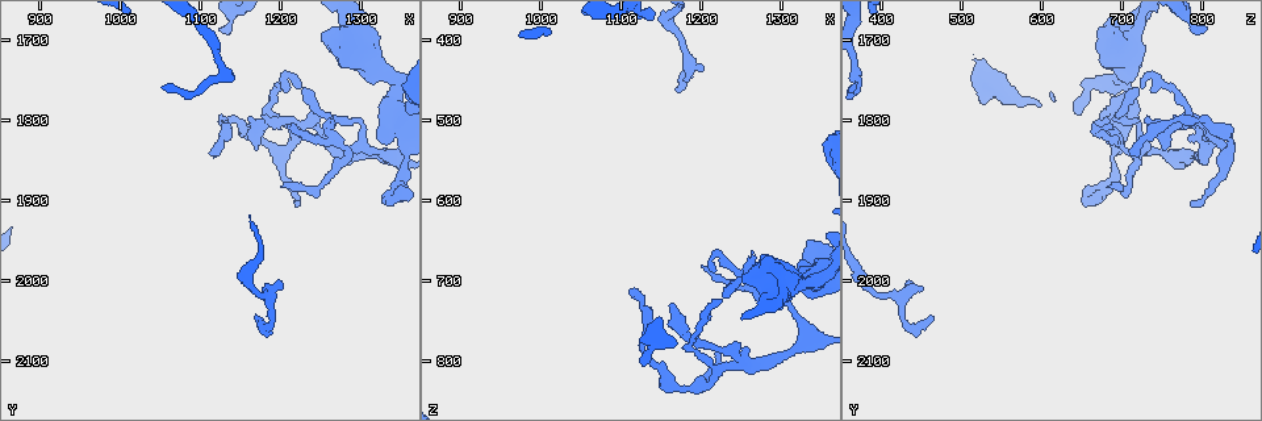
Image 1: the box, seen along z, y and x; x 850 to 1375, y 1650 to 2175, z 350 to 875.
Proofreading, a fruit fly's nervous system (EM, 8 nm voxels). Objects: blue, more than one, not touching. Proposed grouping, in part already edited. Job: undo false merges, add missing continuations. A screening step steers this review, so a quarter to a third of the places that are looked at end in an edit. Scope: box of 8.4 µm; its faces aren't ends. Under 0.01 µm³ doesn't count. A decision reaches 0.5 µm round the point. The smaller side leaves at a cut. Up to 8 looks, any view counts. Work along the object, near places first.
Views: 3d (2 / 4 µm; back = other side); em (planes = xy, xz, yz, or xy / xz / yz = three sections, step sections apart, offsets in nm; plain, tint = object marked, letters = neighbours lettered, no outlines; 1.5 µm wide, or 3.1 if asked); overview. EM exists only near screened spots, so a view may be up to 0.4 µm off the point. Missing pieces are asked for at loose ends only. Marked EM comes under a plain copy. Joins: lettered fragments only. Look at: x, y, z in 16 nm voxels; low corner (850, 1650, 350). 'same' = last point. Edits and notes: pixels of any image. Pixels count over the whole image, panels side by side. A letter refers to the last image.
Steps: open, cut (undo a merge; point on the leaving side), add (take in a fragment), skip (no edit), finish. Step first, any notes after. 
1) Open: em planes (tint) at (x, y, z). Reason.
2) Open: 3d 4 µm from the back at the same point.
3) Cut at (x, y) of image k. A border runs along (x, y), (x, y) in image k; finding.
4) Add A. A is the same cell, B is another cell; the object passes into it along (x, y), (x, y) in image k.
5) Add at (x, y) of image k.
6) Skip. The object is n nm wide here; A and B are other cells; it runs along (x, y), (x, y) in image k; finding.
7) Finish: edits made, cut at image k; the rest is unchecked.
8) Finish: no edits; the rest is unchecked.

Open: em xz step 8 (tint) at (1170, 2055, 465). Tapers out.

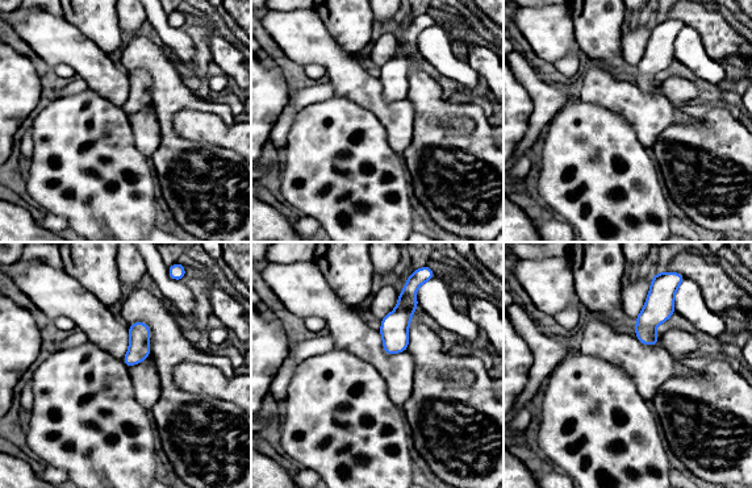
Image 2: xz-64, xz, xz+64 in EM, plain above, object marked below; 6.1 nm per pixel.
Open: em planes (letters) at the same point.

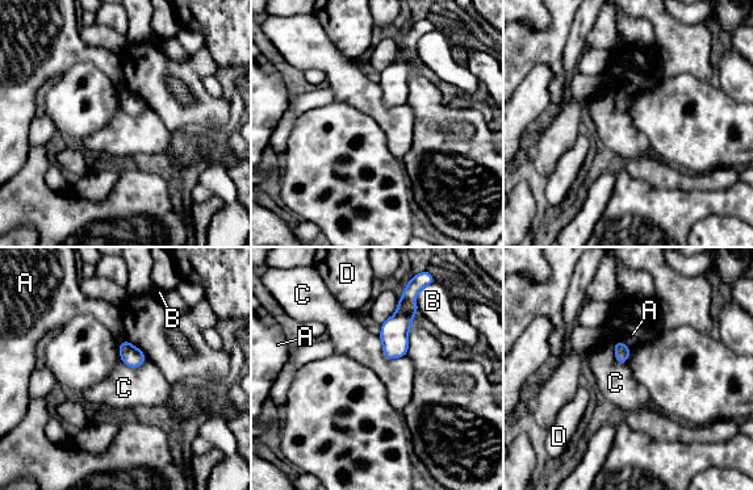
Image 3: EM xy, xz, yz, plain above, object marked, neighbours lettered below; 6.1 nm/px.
Skip. A, B, C and D are other cells; no lettered fragment goes on from it.

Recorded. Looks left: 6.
Open: 3d 2 µm at (1225, 1765, 715). Thin end.

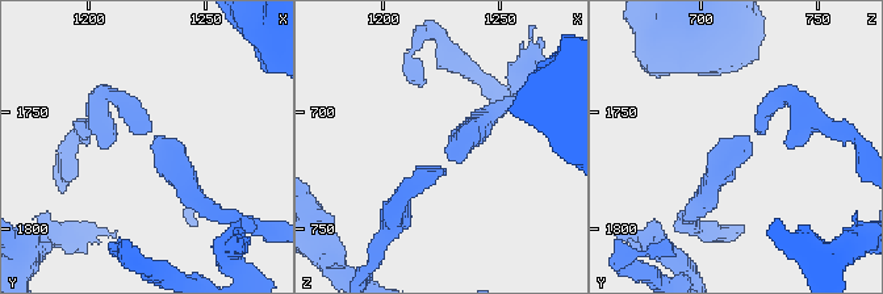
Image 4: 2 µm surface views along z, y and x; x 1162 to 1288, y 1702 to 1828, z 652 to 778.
Open: em planes (letters) at (1226, 1761, 718). Need the tissue.

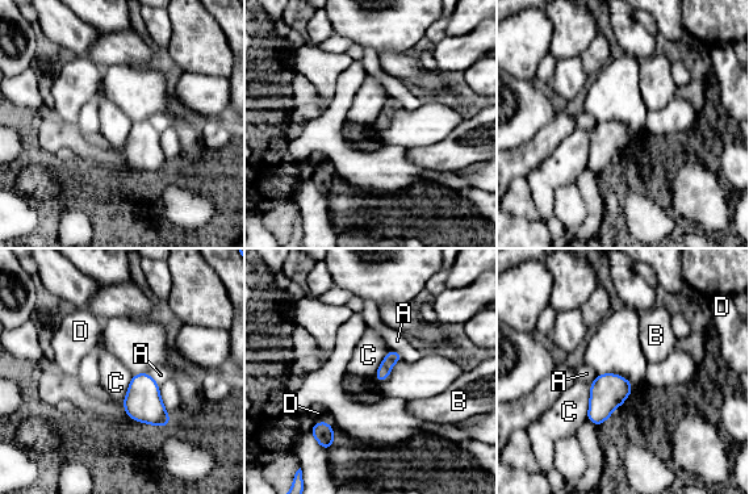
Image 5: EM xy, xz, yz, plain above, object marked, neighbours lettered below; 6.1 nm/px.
Skip. The longest contact is with C, 220 nm; A, B, C and D are other cells; none of them fits.

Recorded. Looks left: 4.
Open: 3d 2 µm at (1340, 1895, 650). Tapers out.

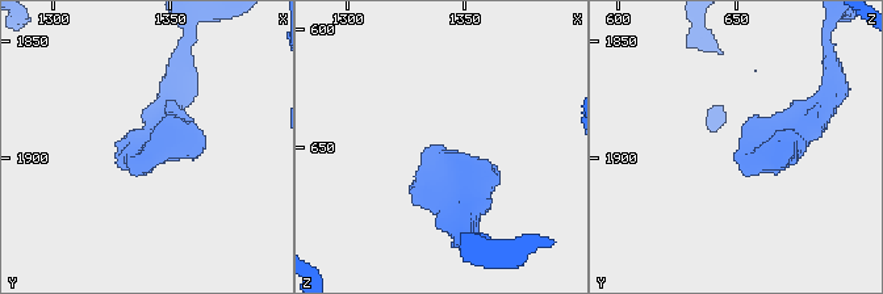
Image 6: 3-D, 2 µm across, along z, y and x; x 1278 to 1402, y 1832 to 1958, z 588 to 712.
Open: em planes (tint) at (1337, 1897, 648).

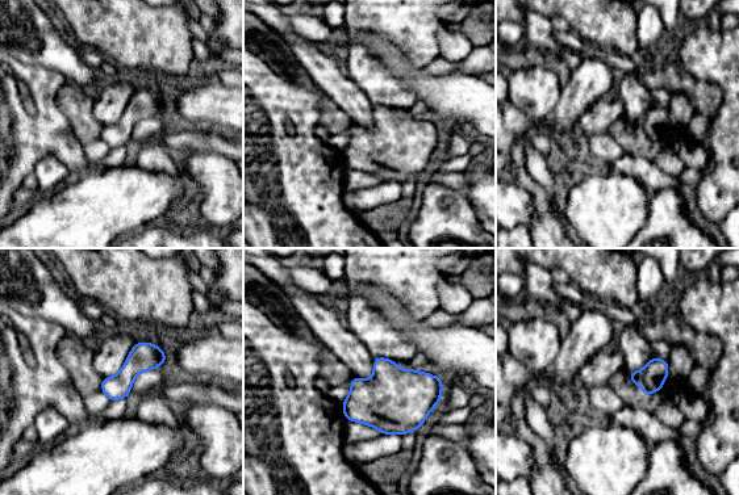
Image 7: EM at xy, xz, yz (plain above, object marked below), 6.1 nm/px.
Open: em planes (letters) at the same point.

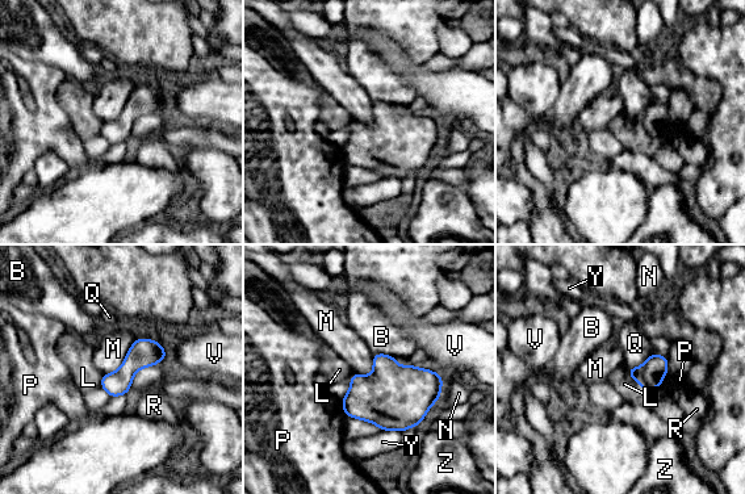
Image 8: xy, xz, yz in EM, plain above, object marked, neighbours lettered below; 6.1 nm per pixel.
Skip. The longest contact is with M, 300 nm; B, L, M, N, P, Q, R, V, Y and Z are other cells; a border runs along (373, 352), (394, 356) in image 8; none of them fits.

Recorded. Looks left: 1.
Finish: no edits; the rest is unchecked.

